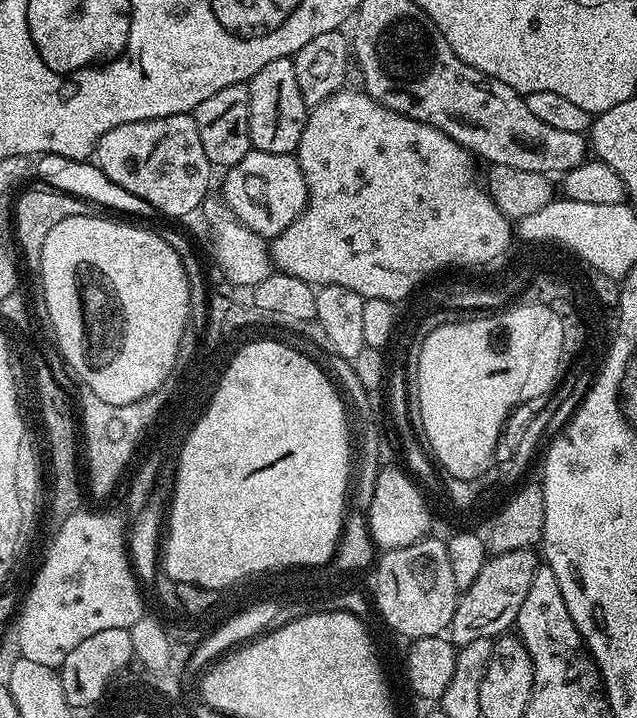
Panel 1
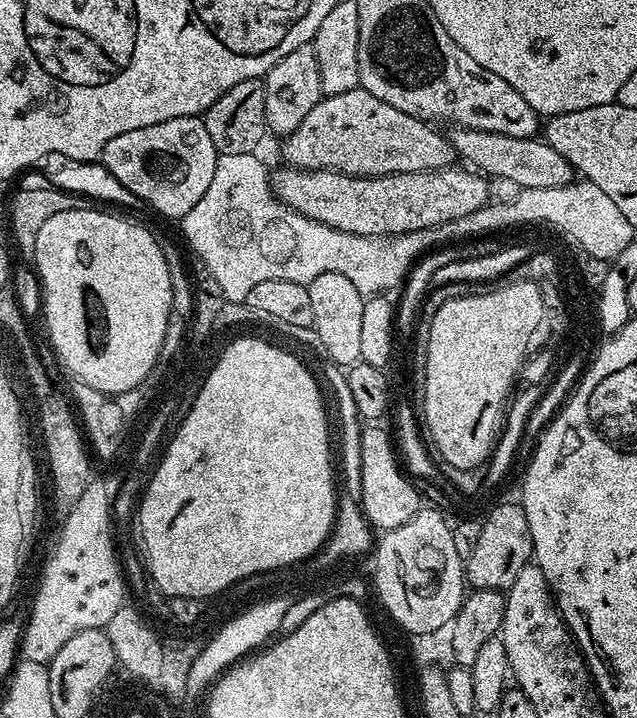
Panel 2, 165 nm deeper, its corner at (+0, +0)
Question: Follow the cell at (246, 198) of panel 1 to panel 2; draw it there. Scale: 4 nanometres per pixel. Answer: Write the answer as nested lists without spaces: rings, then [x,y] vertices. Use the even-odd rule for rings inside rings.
[[[291,166],[281,169],[276,172],[274,170],[270,176],[270,187],[277,199],[295,212],[302,213],[304,217],[322,222],[332,229],[359,236],[387,238],[401,236],[404,232],[417,232],[423,228],[438,226],[442,222],[457,220],[462,218],[462,214],[479,212],[490,200],[489,181],[464,166],[439,168],[433,172],[399,172],[393,176],[348,176],[336,171],[299,169]]]

